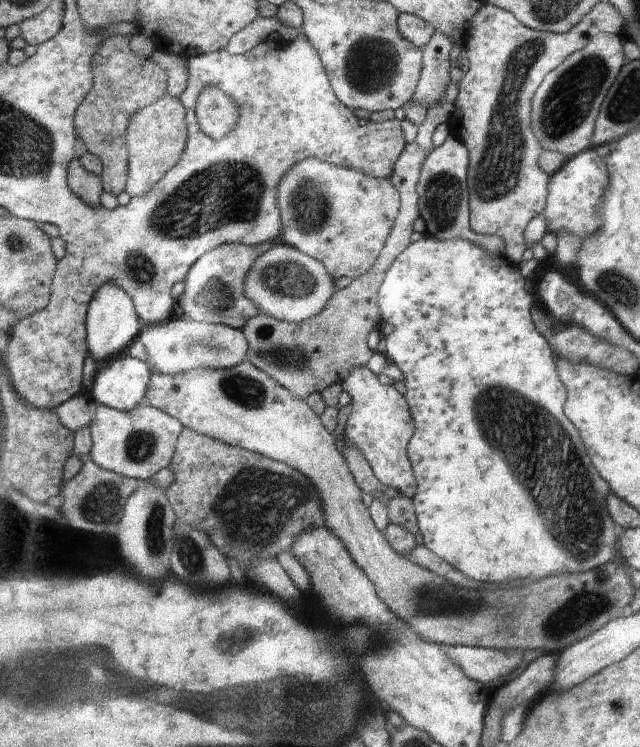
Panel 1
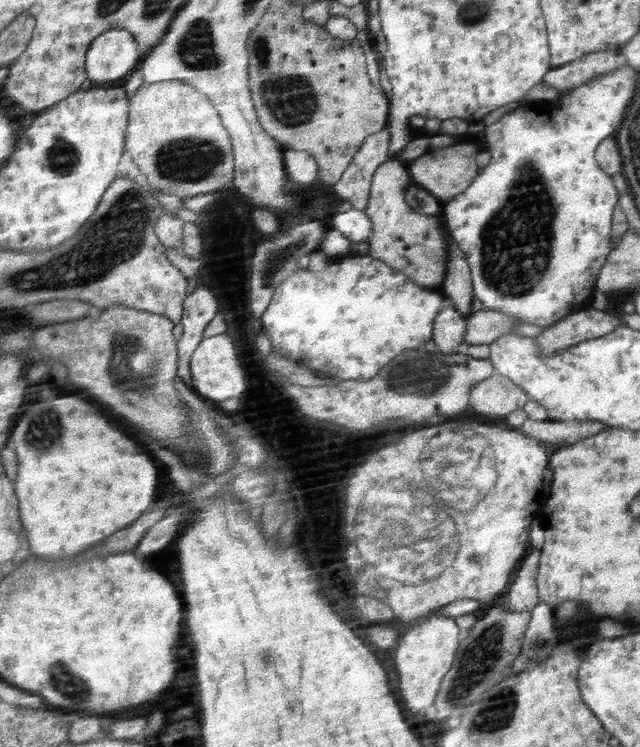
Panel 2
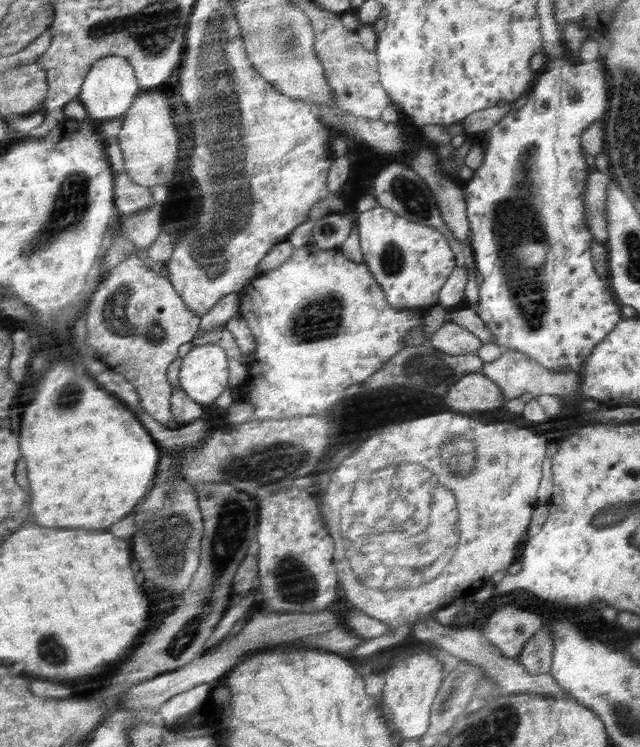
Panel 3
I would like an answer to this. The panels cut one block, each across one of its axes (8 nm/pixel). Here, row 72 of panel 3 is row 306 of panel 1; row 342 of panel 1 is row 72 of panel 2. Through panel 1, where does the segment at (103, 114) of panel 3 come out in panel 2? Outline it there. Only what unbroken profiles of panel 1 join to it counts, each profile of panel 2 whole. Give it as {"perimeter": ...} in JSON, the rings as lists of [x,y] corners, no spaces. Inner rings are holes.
{"perimeter":[[[128,29],[109,30],[93,42],[87,56],[89,78],[98,86],[123,86],[140,62],[138,44]]]}

